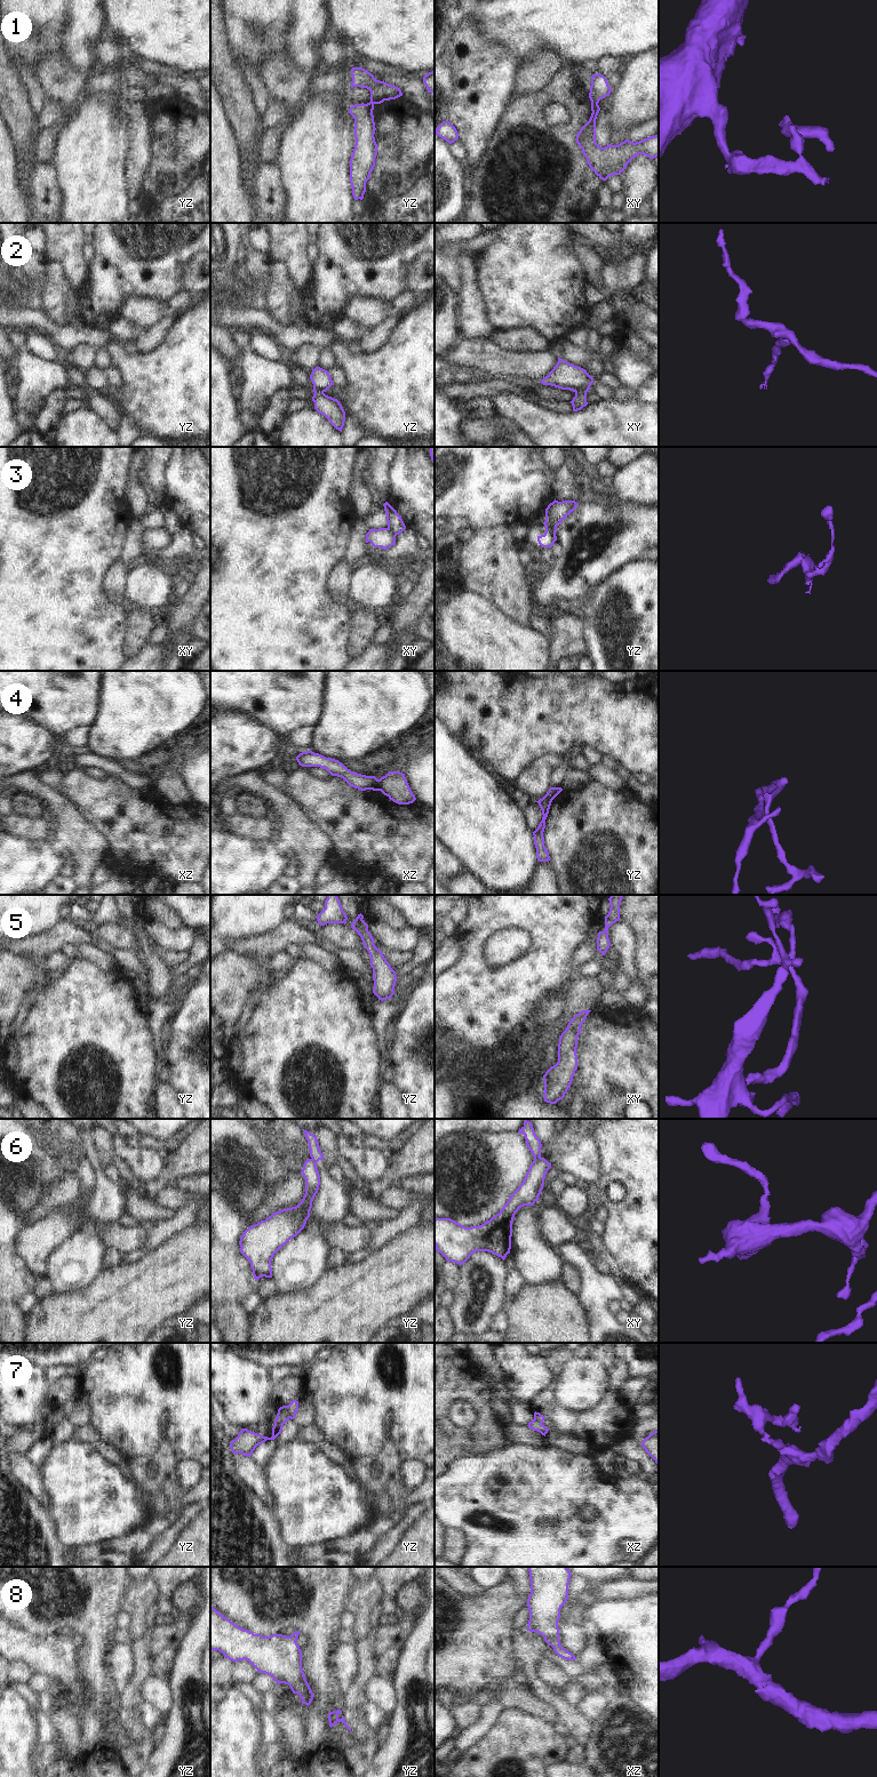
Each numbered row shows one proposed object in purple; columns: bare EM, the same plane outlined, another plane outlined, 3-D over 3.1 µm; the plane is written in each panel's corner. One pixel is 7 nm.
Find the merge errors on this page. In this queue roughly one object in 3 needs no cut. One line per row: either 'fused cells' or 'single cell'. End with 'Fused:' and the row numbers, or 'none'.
1: fused cells
2: fused cells
3: fused cells
4: fused cells
5: single cell
6: fused cells
7: fused cells
8: single cell
Fused: 1, 2, 3, 4, 6, 7

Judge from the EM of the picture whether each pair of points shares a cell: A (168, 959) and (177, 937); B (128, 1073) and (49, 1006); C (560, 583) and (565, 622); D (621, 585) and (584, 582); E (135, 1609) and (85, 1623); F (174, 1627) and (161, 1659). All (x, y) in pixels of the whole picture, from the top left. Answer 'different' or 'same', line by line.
A: different
B: same
C: different
D: different
E: different
F: same

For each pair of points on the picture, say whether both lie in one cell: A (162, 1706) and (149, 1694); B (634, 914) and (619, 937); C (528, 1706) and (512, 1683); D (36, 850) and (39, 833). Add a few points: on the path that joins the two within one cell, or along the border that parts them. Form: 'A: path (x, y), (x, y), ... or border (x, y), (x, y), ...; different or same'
A: path (159, 1703), (152, 1696); same
B: border (620, 919), (634, 934), (634, 950); different
C: path (523, 1701), (512, 1689); same
D: border (12, 833), (29, 839), (44, 840); different

